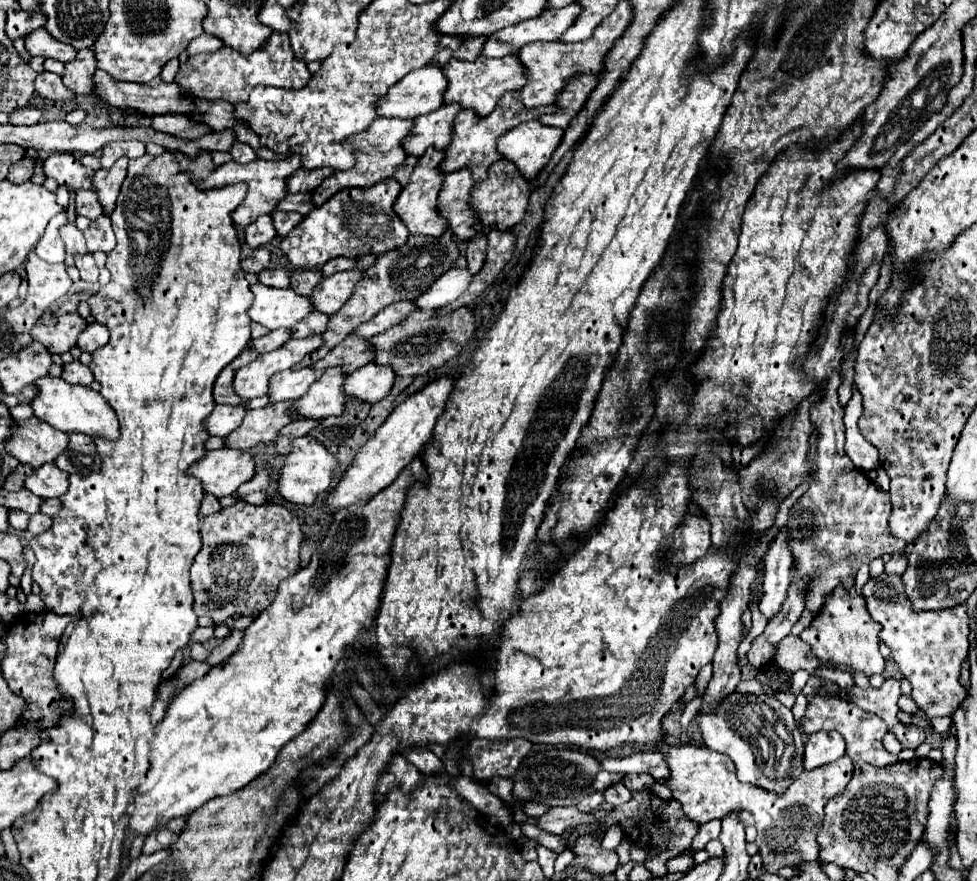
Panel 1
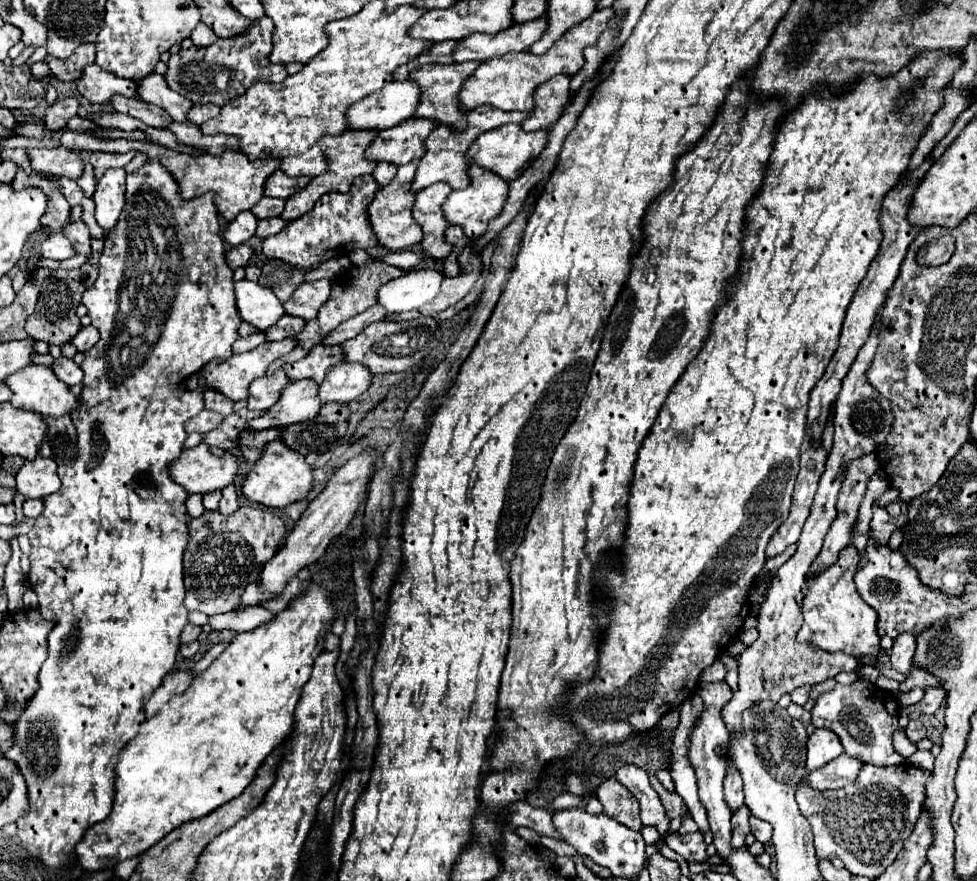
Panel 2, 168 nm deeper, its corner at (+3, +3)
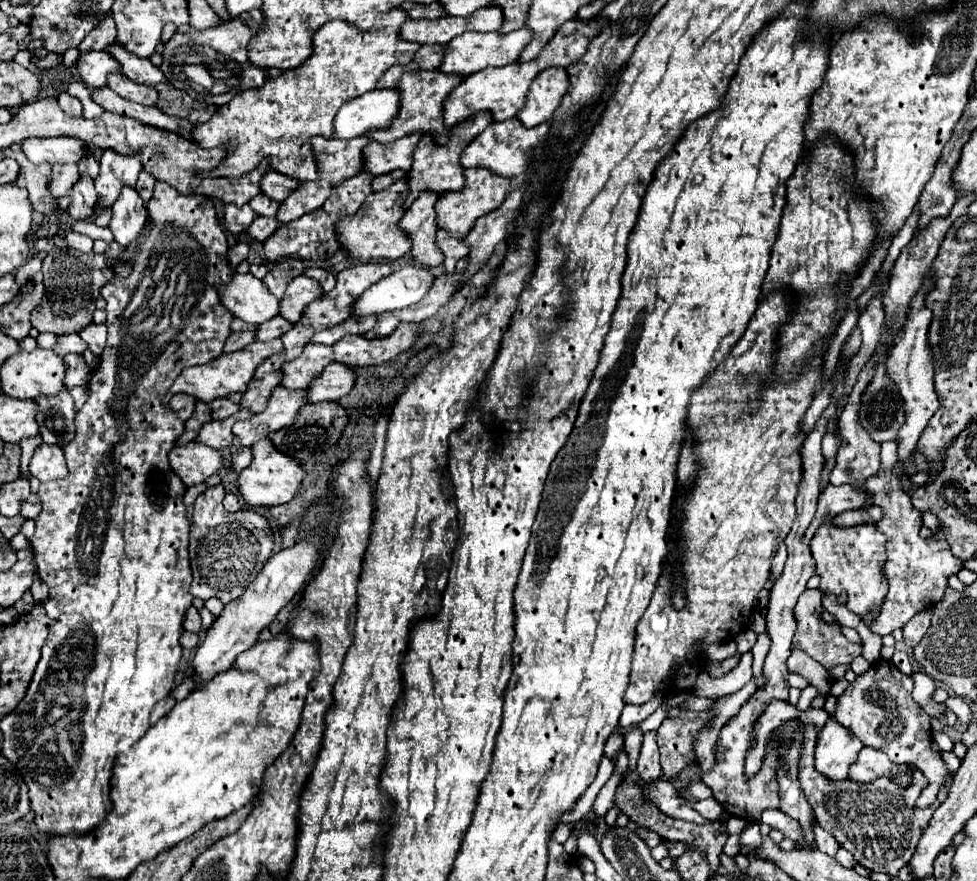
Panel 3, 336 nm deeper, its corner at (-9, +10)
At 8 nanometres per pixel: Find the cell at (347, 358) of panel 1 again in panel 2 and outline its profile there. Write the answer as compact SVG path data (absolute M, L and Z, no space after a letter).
M315 346L309 350L309 354L289 366L283 366L283 370L289 374L289 380L305 380L311 378L317 384L323 382L327 370L343 360L343 348L341 346Z

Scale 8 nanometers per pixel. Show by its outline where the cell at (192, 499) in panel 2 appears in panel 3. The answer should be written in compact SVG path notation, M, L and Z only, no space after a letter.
M201 483L197 487L187 487L187 491L185 491L185 505L191 509L195 499L197 499L197 495L203 495L205 489L207 489L207 483Z

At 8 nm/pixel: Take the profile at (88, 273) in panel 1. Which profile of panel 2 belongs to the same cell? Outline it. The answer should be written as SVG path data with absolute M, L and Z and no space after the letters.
M73 206L73 222L69 222L69 226L65 228L65 236L73 242L77 254L91 256L91 246L89 246L91 234L85 222L81 222L81 206Z

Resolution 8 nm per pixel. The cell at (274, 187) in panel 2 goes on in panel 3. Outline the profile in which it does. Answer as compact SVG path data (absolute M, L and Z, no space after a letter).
M267 171L265 179L261 179L261 191L271 197L273 201L285 201L291 191L295 191L301 185L297 179L289 179L287 175L281 175L279 171Z

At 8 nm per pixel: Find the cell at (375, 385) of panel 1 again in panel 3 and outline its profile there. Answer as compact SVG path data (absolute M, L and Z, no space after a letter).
M331 363L321 373L321 379L317 383L309 385L309 401L321 403L321 401L339 401L345 395L351 393L357 381L357 369L345 363Z

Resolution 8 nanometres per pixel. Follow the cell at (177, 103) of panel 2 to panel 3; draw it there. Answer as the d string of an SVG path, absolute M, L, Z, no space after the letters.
M107 47L111 55L123 65L123 75L127 75L131 81L141 83L145 87L157 87L159 83L169 83L161 69L153 67L149 59L137 59L137 55L129 55L129 51L121 51L119 47Z

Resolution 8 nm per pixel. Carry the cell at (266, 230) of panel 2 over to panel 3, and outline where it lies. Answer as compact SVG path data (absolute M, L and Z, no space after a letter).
M257 217L255 223L251 223L249 227L249 235L257 241L265 241L269 235L273 235L279 227L279 221L275 217Z

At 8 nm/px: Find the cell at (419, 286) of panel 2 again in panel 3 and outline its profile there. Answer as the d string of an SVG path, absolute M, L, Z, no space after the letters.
M409 265L393 271L389 277L383 277L371 285L361 299L355 303L355 315L385 313L393 309L405 309L413 303L419 303L425 293L433 287L435 275L417 265Z

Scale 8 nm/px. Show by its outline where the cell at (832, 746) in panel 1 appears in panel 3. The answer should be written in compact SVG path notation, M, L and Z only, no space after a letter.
M829 717L817 737L815 769L833 781L847 779L847 769L861 749L863 743L847 727L841 727L833 717Z

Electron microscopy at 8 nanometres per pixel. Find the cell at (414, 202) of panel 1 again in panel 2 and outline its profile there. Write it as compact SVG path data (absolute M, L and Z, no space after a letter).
M413 160L407 166L399 166L397 168L397 176L393 178L393 182L383 186L379 190L379 194L375 194L373 202L369 204L369 222L371 222L373 230L375 230L375 238L379 238L377 246L385 248L387 252L407 250L409 246L419 244L421 238L423 238L421 228L411 218L411 206L415 202L415 192L411 190L411 182L413 182L413 176L415 176L417 162L419 160Z

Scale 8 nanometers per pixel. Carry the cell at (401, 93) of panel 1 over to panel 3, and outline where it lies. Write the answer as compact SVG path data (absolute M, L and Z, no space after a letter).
M373 89L357 99L345 103L335 119L335 137L353 139L365 135L373 129L385 129L399 115L401 91L393 89Z

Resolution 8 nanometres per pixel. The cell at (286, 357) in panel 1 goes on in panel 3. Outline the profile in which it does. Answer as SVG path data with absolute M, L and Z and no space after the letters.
M273 339L273 341L257 341L257 343L251 343L249 347L237 351L237 353L223 353L221 357L213 359L211 363L207 365L195 365L195 367L185 367L179 377L173 381L173 385L169 387L169 395L175 395L175 393L189 393L193 395L195 399L199 401L213 401L217 397L227 397L235 391L241 391L245 393L247 391L247 385L249 381L253 379L255 375L255 369L265 361L269 359L271 355L275 353L283 353L285 351L285 345L281 339Z

